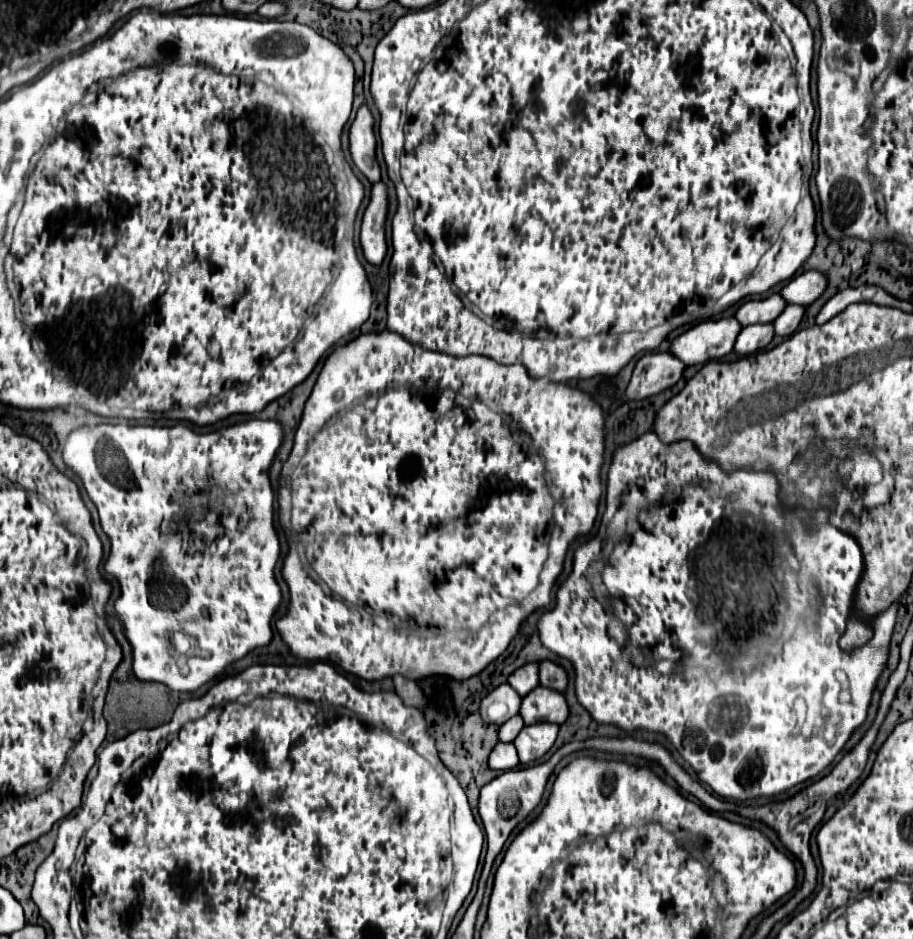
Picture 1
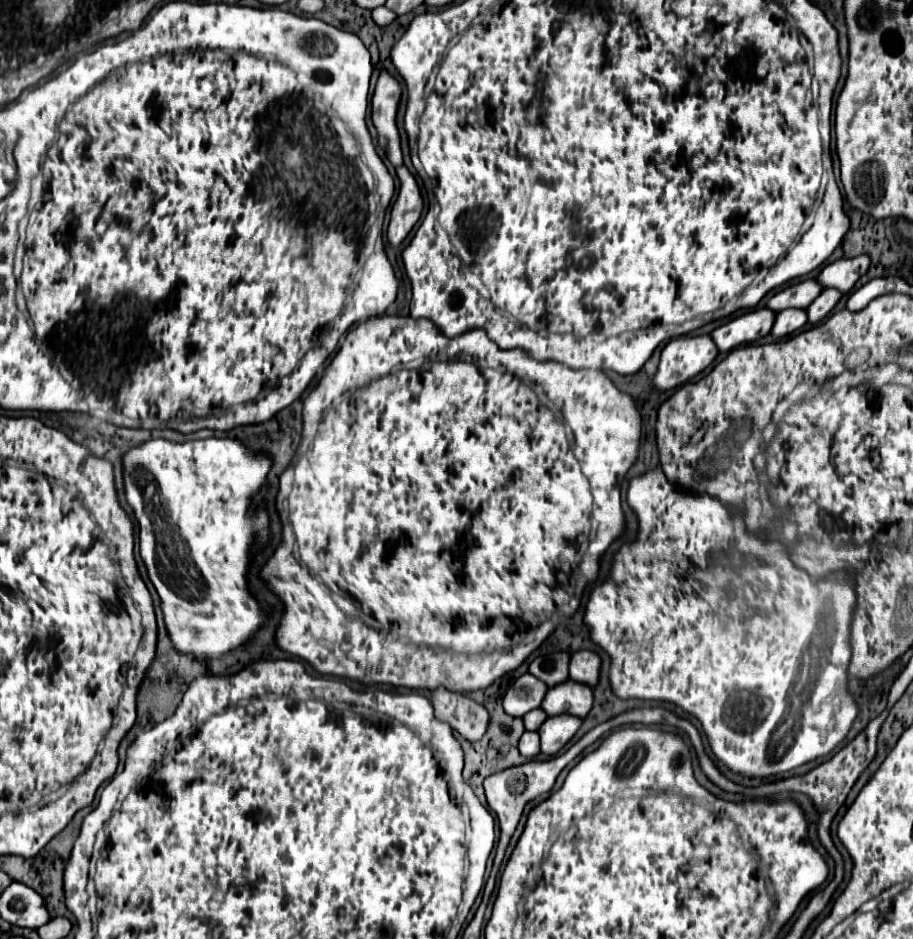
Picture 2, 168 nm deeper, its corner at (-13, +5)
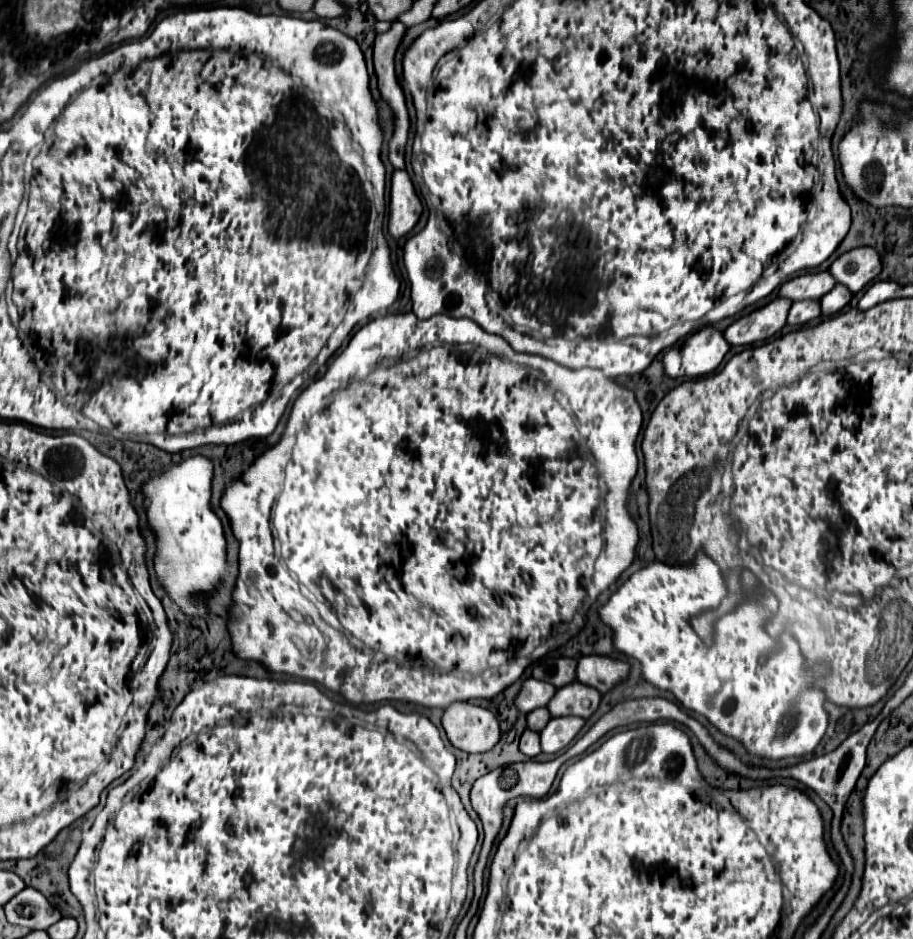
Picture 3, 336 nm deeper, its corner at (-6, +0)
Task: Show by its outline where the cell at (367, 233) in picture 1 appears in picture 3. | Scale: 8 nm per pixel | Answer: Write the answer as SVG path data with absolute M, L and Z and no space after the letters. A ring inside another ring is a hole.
M395 171L391 181L391 203L389 203L391 237L399 239L407 235L417 225L421 211L423 211L423 205L415 193L415 187L407 171Z

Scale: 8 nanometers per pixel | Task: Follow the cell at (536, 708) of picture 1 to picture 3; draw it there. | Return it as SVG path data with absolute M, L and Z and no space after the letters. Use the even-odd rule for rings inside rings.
M569 683L561 689L557 689L555 697L547 705L551 717L565 717L565 715L577 715L583 719L589 719L597 705L599 705L601 693L589 685L583 683Z

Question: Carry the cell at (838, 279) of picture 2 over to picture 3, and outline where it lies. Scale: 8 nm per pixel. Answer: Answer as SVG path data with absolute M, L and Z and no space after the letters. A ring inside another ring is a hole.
M859 247L847 251L841 257L837 257L829 267L833 279L845 285L851 293L863 289L869 281L873 281L879 275L879 271L881 271L881 259L877 251L873 251L871 247Z

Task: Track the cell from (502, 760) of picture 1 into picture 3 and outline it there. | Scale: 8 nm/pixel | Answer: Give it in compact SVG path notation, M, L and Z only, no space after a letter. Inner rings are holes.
M525 729L525 733L521 735L519 749L521 749L521 753L527 755L527 757L535 757L535 755L539 755L539 753L541 753L541 747L539 747L539 733Z

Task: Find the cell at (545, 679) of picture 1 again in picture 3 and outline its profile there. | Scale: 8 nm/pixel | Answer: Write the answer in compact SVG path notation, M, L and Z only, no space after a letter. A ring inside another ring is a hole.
M587 655L577 661L577 681L585 683L599 693L607 693L615 683L625 679L629 665L603 655Z

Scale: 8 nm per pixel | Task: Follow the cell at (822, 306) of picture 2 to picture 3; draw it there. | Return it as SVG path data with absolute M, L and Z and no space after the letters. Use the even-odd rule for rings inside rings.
M835 285L827 295L823 295L823 297L819 299L819 303L821 303L821 313L823 313L823 315L833 315L833 313L841 311L841 309L849 303L851 295L853 295L853 293L851 293L847 287Z

